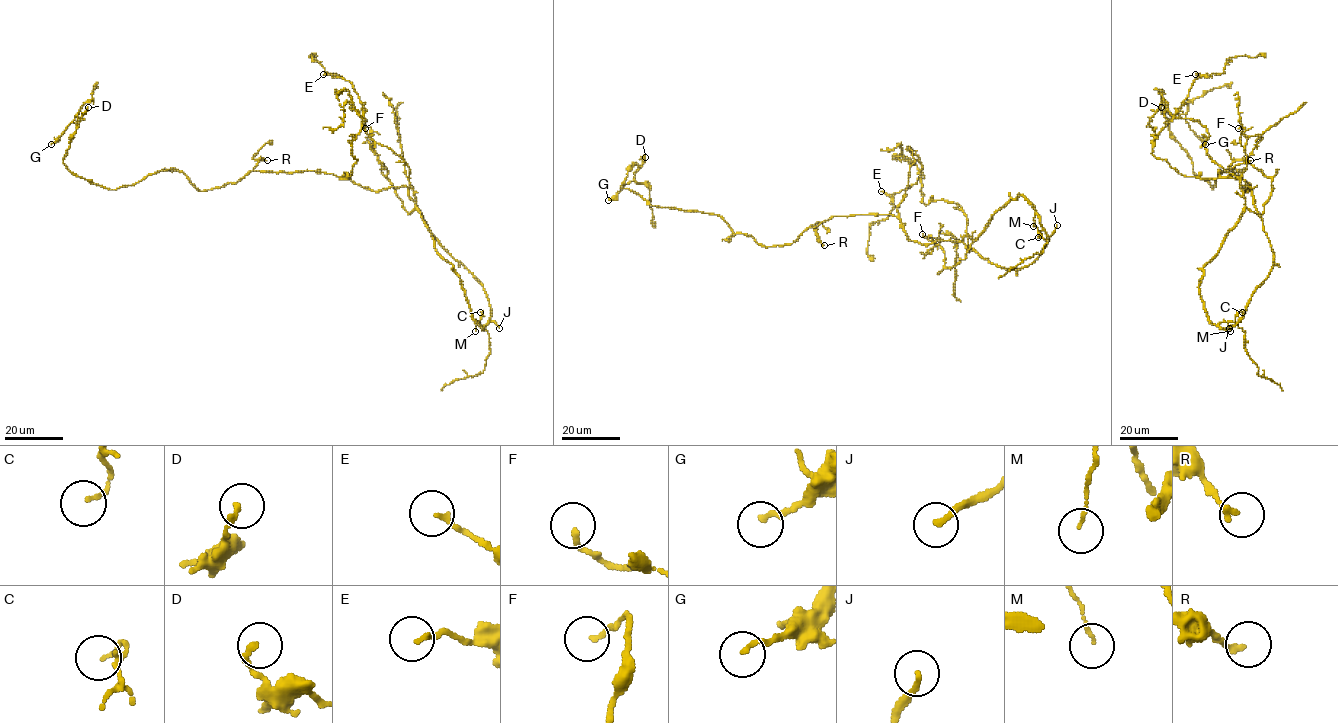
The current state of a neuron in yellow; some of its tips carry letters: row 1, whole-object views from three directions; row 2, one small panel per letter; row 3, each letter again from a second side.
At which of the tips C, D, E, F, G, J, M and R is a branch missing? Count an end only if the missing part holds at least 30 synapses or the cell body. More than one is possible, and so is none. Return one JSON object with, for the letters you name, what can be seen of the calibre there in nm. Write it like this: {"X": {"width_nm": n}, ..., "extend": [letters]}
{"J": {"width_nm": 180}, "extend": ["J"]}

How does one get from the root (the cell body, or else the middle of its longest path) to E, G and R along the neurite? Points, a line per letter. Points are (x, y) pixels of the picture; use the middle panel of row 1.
E: (888, 215), (898, 216), (897, 206), (914, 162), (909, 148), (922, 165), (922, 176), (897, 193), (881, 191)
G: (888, 215), (834, 216), (765, 247), (719, 216), (651, 206), (621, 188), (637, 165), (608, 200)
R: (888, 215), (834, 216), (817, 226), (813, 224), (817, 229), (818, 239), (824, 245)

